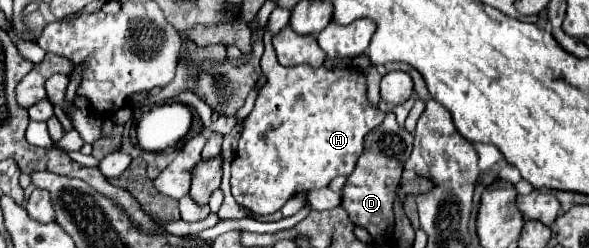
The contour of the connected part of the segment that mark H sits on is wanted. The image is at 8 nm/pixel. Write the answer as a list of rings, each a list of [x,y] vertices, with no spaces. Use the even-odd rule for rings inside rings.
[[[268,25],[264,27],[264,53],[260,65],[266,73],[266,83],[262,85],[252,113],[244,119],[244,131],[240,135],[238,151],[232,161],[230,187],[234,199],[258,215],[268,215],[278,211],[294,195],[306,193],[310,189],[328,187],[338,175],[350,175],[354,165],[364,151],[364,137],[370,129],[384,121],[384,113],[366,97],[366,77],[356,67],[346,69],[326,69],[324,65],[314,69],[310,65],[282,67],[276,61],[272,36]]]

